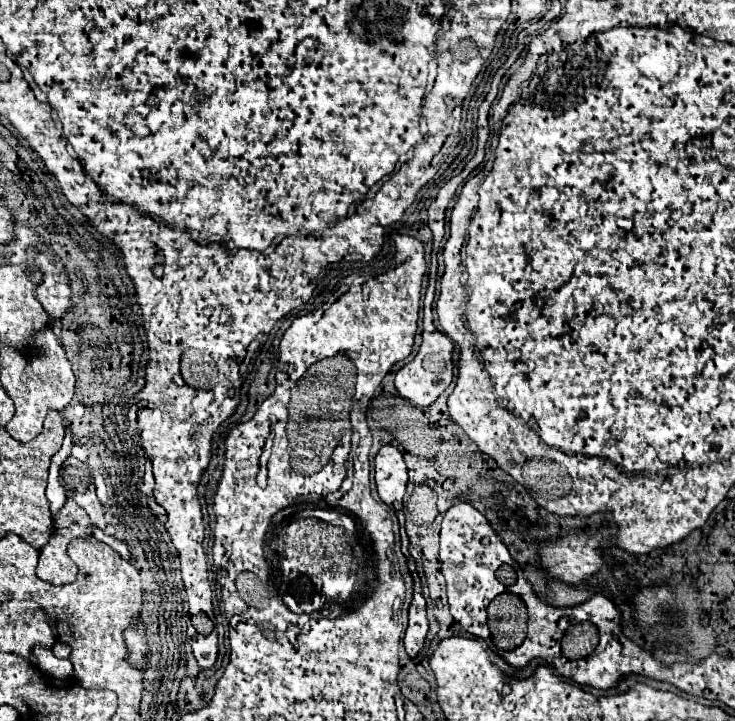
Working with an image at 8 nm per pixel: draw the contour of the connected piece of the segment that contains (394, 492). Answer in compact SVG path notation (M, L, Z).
M391 444L381 446L381 450L375 456L377 492L379 492L379 498L387 506L400 510L396 512L396 516L402 528L405 525L405 514L401 510L401 506L403 506L401 502L403 502L403 496L405 496L407 478L409 478L409 472L407 472L403 454Z

